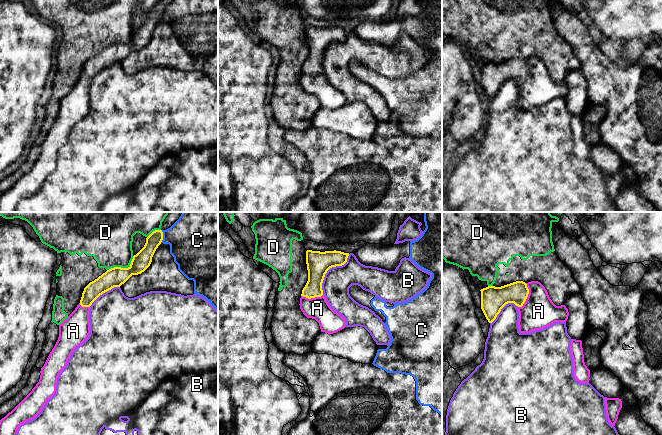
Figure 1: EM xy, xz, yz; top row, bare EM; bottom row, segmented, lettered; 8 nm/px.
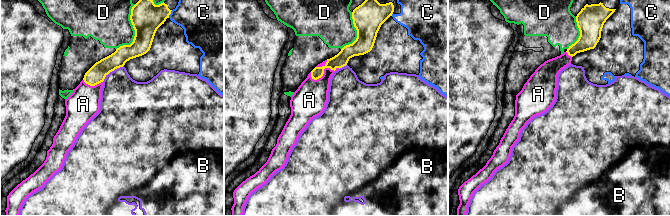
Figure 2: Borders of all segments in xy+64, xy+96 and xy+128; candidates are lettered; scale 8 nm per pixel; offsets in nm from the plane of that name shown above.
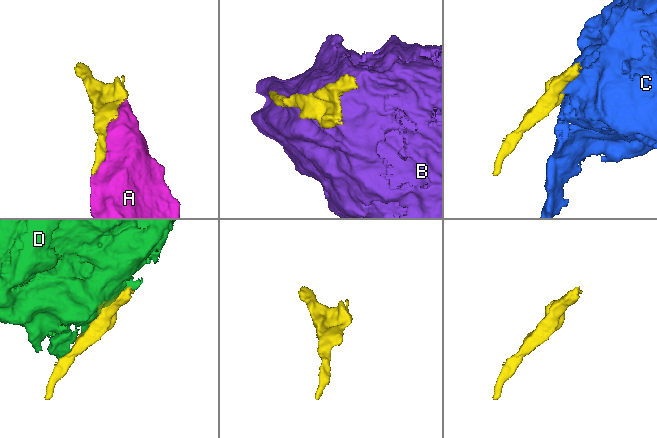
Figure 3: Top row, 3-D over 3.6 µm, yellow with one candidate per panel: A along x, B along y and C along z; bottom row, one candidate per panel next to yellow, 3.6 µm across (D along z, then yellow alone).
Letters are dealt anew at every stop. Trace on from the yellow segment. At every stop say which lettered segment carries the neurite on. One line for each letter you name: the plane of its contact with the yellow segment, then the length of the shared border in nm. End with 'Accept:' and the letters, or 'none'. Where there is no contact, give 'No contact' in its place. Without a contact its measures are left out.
A: Touches yellow in yz. Shared border 220 nm
Accept: A

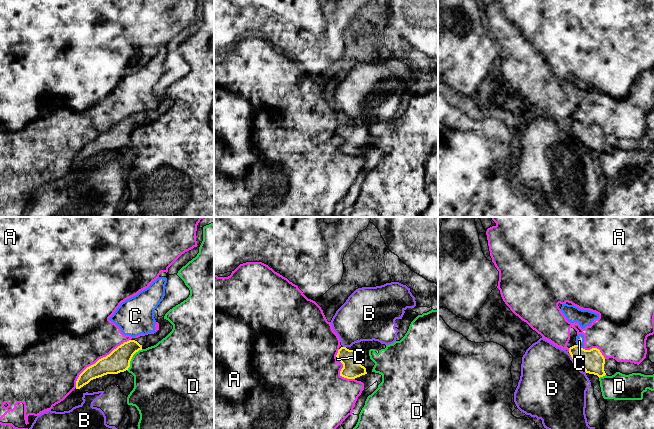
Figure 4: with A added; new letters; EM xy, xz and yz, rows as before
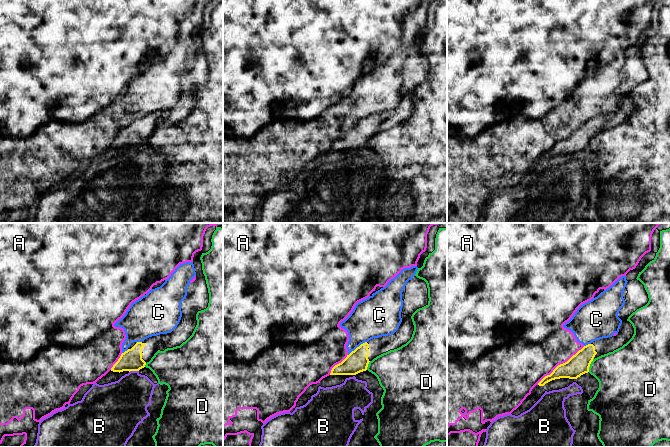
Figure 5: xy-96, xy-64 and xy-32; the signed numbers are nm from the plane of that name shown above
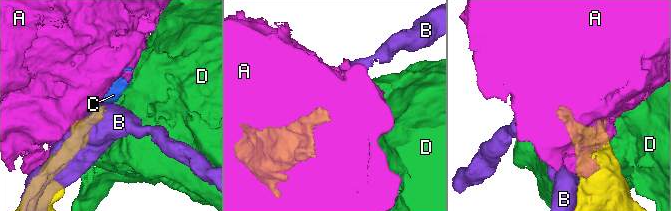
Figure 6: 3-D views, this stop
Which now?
Accept: none

